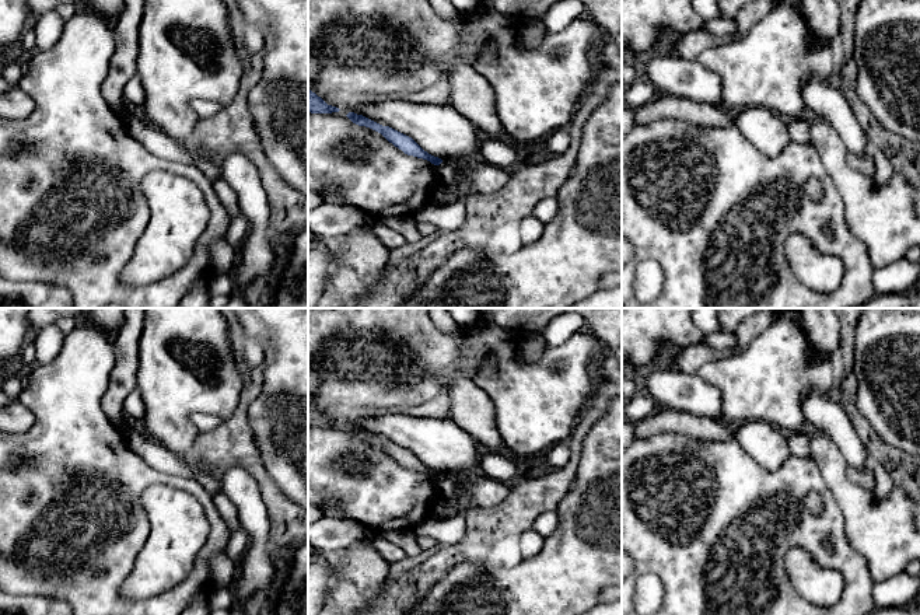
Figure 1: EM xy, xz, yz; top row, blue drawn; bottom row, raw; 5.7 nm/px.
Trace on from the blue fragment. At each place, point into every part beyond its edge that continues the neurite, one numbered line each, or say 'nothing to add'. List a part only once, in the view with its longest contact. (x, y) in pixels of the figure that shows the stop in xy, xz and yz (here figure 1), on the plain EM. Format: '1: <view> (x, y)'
nothing to add

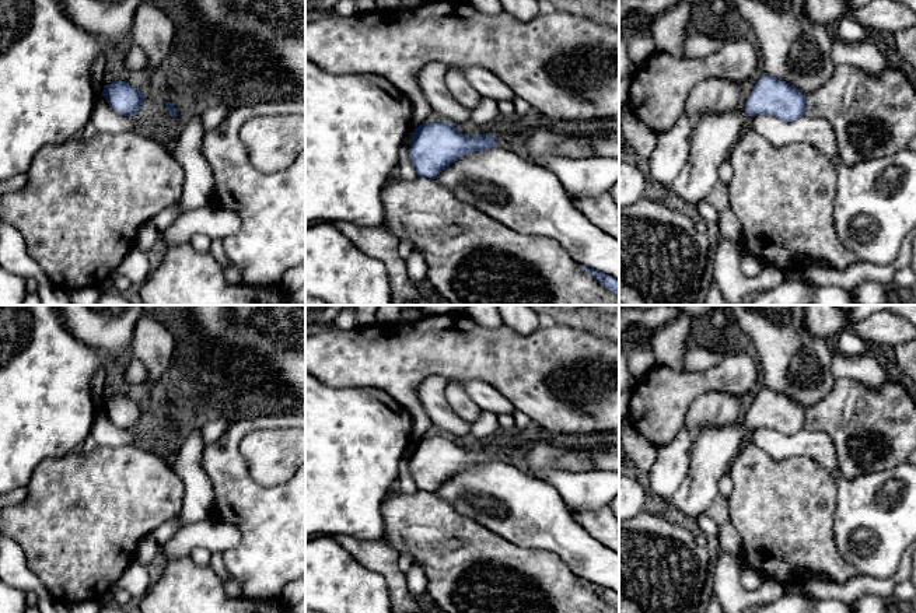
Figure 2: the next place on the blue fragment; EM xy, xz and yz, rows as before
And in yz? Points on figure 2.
1: yz (715, 448)

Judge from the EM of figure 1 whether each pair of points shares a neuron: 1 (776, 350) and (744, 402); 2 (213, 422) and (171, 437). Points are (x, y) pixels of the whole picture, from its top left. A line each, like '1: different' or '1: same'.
1: same
2: different

